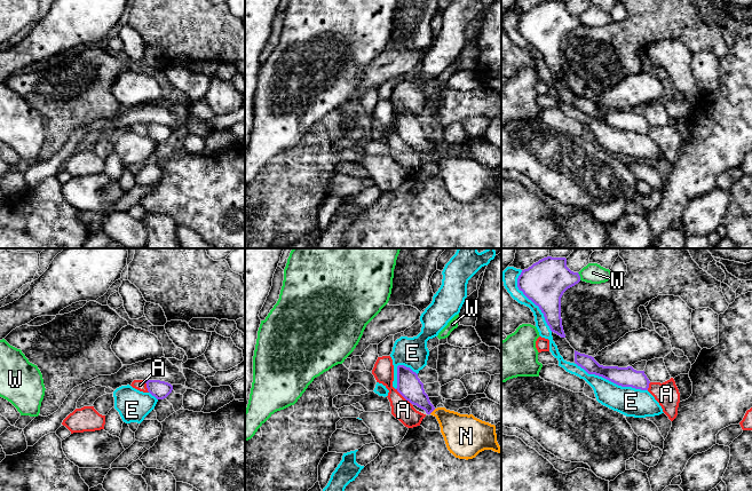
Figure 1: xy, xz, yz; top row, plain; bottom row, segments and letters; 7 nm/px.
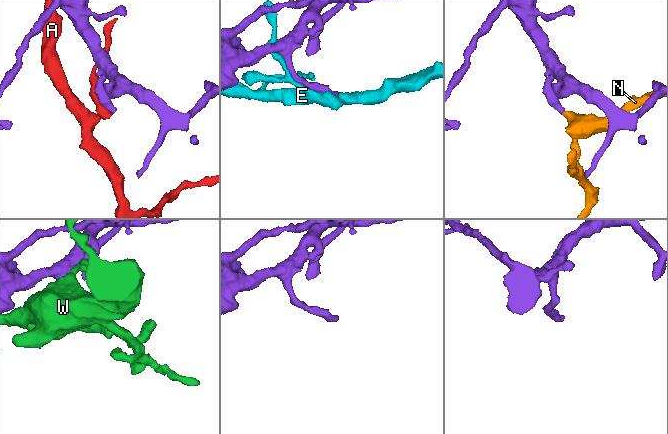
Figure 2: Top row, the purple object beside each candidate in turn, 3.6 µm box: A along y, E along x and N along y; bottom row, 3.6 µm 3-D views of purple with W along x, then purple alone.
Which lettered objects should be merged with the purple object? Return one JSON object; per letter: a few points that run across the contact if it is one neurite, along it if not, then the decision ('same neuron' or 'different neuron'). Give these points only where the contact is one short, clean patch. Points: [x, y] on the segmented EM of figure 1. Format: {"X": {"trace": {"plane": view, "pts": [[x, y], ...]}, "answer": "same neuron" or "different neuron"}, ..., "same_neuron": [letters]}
{"A": {"answer": "different neuron"}, "E": {"answer": "different neuron"}, "N": {"trace": {"plane": "xz", "pts": [[409, 385], [432, 411], [440, 412], [460, 432]]}, "answer": "same neuron"}, "W": {"trace": {"plane": "yz", "pts": [[577, 272], [580, 279]]}, "answer": "different neuron"}, "same_neuron": ["N"]}

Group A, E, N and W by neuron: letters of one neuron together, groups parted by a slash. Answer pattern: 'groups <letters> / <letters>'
groups A / E / N / W

